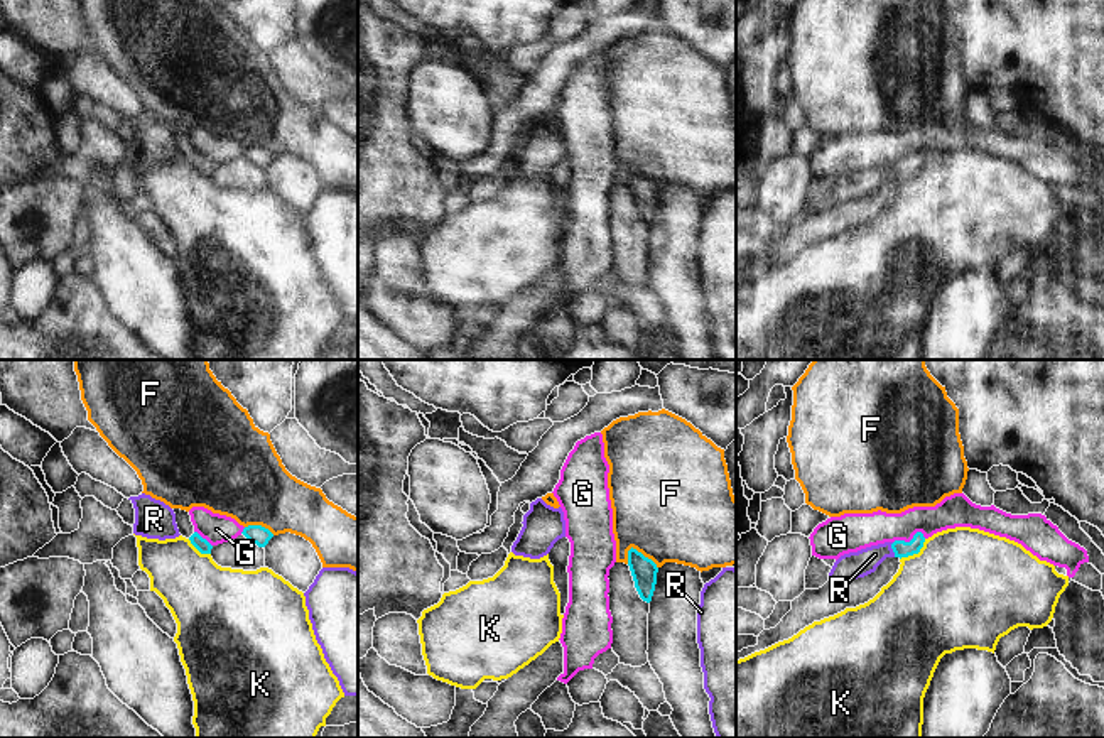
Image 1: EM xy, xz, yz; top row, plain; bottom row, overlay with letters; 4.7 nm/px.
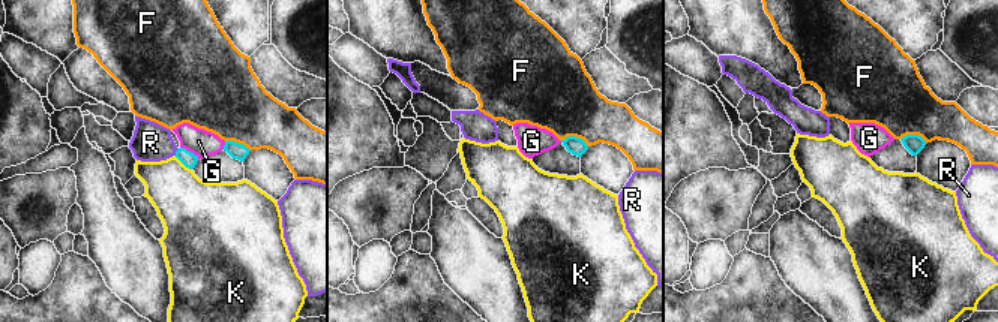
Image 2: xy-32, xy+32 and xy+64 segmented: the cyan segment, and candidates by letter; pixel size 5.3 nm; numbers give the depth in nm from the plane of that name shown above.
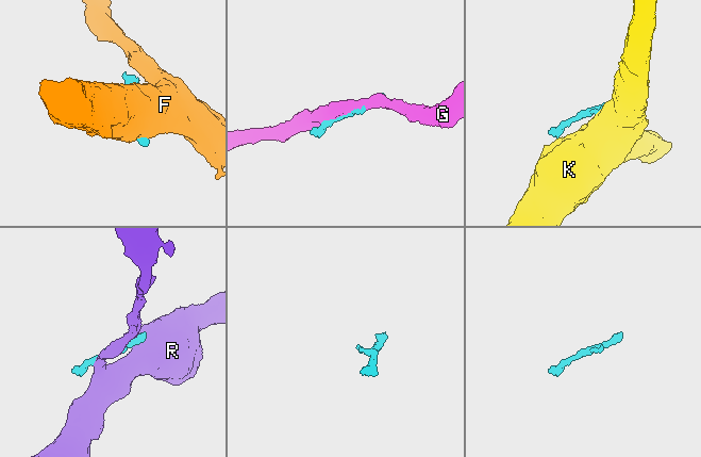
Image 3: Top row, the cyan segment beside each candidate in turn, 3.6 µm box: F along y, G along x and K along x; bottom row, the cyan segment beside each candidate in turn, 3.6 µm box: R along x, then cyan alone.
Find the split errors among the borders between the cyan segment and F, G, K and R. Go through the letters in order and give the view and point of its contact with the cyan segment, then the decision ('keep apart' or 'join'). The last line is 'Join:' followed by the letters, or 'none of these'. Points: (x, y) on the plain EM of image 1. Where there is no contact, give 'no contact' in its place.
F: contact xz (642, 176); keep apart
G: contact yz (910, 162); keep apart
K: contact yz (915, 174); keep apart
R: contact yz (892, 169); keep apart
Join: none of these

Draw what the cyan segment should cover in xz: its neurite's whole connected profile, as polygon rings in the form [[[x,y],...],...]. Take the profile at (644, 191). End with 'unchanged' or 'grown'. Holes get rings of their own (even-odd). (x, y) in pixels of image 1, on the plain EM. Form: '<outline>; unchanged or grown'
[[[631,169],[628,172],[628,187],[640,220],[650,225],[657,206],[657,186]]]; unchanged

